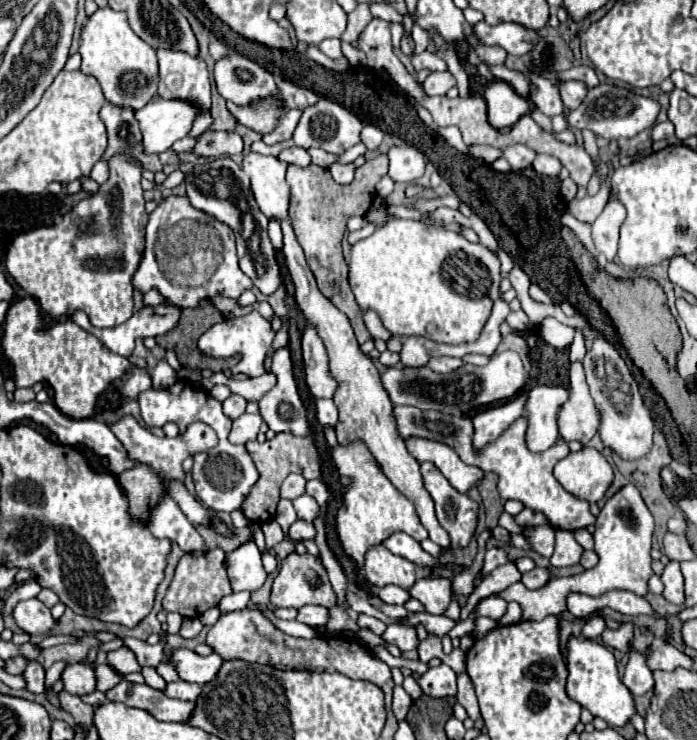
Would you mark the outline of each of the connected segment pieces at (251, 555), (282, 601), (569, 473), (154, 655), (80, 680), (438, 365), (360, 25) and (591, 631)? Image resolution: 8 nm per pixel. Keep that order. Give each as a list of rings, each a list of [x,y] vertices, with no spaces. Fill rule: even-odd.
[[[254,529],[246,543],[226,553],[226,571],[234,591],[254,591],[262,587],[268,573],[264,571],[260,549],[254,541]]]
[[[288,553],[278,567],[278,573],[274,575],[272,591],[270,591],[270,603],[274,607],[302,607],[302,605],[322,605],[326,609],[332,609],[336,605],[336,595],[332,591],[332,585],[328,581],[328,573],[320,559],[312,553]]]
[[[584,447],[560,459],[554,467],[554,477],[574,497],[596,503],[604,497],[614,475],[610,463],[596,449]]]
[[[126,637],[126,639],[124,639],[124,645],[132,649],[132,653],[136,655],[136,661],[138,661],[140,667],[158,667],[160,661],[162,661],[162,657],[164,657],[164,647],[162,647],[162,643],[148,645],[148,643],[144,643],[144,641]]]
[[[84,663],[66,665],[60,679],[62,679],[64,691],[68,691],[70,695],[86,695],[86,693],[92,693],[96,687],[94,669]]]
[[[436,357],[436,359],[432,359],[428,363],[428,367],[432,371],[436,371],[436,373],[450,373],[450,371],[454,371],[454,369],[458,369],[462,365],[464,365],[464,361],[456,359],[456,357]]]
[[[360,3],[350,15],[348,15],[348,27],[342,35],[342,41],[356,41],[360,37],[360,33],[364,31],[364,27],[372,21],[372,13],[370,13],[370,3]]]
[[[596,615],[596,617],[592,617],[592,619],[586,621],[586,625],[582,627],[582,635],[588,637],[588,639],[596,639],[598,635],[602,635],[604,629],[606,629],[606,621],[604,621],[604,617]]]

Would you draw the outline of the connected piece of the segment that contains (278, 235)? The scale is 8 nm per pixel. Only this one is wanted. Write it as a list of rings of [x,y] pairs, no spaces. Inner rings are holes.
[[[270,221],[268,223],[268,235],[270,235],[270,241],[274,245],[274,249],[280,253],[282,251],[282,229],[280,229],[280,223],[278,221]]]

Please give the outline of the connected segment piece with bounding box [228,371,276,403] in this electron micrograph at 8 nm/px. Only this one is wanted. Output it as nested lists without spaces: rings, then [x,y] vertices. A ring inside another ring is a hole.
[[[266,371],[266,373],[258,375],[258,377],[252,377],[252,379],[240,381],[240,379],[234,377],[230,381],[232,383],[228,387],[230,387],[232,393],[238,393],[238,395],[242,395],[248,401],[256,401],[258,403],[276,385],[276,375],[272,371]]]

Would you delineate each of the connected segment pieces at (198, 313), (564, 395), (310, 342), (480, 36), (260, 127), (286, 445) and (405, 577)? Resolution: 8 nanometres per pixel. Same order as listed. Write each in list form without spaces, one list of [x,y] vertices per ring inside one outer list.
[[[202,303],[196,309],[184,309],[182,317],[176,325],[176,329],[172,329],[166,335],[158,335],[156,343],[164,349],[172,349],[178,355],[178,361],[182,367],[204,367],[210,371],[226,371],[234,365],[232,359],[210,359],[204,357],[198,349],[196,349],[196,341],[202,333],[206,333],[212,325],[220,323],[224,317],[220,315],[220,311],[212,305],[212,303]]]
[[[538,385],[528,391],[524,411],[528,419],[526,447],[530,451],[534,453],[546,451],[560,441],[556,413],[566,399],[568,399],[568,391],[564,387]]]
[[[310,323],[302,333],[302,355],[304,355],[304,371],[310,393],[314,397],[330,399],[338,389],[338,381],[330,373],[326,345],[316,333],[316,327]]]
[[[480,21],[472,27],[468,43],[470,45],[480,45],[480,43],[498,45],[498,47],[504,47],[508,53],[520,57],[534,47],[536,31],[524,29],[516,23],[500,23],[496,27],[490,27],[484,21]]]
[[[282,79],[278,81],[278,93],[274,97],[260,99],[248,105],[234,105],[232,101],[228,101],[228,111],[236,117],[238,123],[264,135],[274,131],[280,119],[290,109],[306,109],[316,101],[318,101],[318,95],[314,91]]]
[[[276,433],[274,441],[264,441],[264,443],[250,441],[250,455],[254,459],[254,465],[256,465],[260,477],[254,483],[254,487],[250,489],[250,493],[246,495],[246,499],[242,501],[242,513],[252,523],[266,523],[268,519],[274,517],[276,505],[278,505],[278,499],[280,499],[278,491],[280,491],[280,486],[282,481],[286,479],[286,475],[300,473],[306,479],[322,477],[320,453],[318,453],[318,449],[316,449],[316,445],[310,437],[292,437],[290,433]]]
[[[376,545],[366,553],[364,575],[368,583],[376,587],[398,585],[402,589],[410,589],[416,581],[416,565],[404,561],[404,557],[396,557],[384,545]]]

